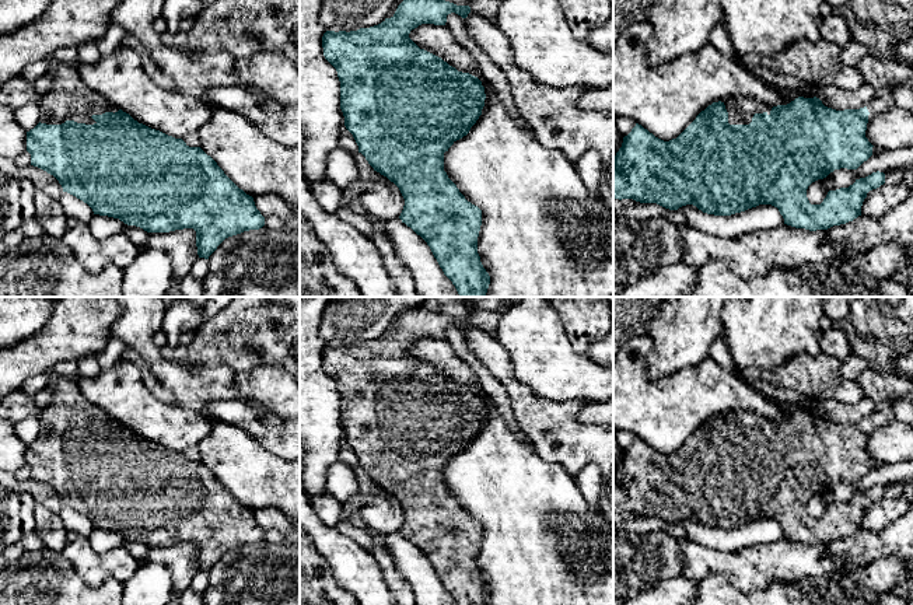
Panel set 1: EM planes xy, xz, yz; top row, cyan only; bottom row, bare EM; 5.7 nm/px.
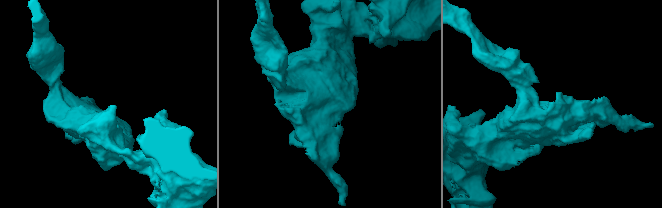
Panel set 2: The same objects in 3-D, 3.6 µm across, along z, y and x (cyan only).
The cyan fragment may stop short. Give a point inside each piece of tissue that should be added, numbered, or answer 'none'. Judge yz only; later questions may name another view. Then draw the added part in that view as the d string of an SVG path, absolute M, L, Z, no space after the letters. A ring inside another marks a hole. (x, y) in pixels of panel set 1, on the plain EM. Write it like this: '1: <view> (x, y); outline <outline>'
1: yz (741, 423); outline M730 410L724 415L730 438L749 438L755 427L765 426L765 417L746 410Z

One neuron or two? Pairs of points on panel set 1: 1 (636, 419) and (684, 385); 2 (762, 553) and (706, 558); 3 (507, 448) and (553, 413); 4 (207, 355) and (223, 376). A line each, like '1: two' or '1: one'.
1: one
2: one
3: two
4: two

